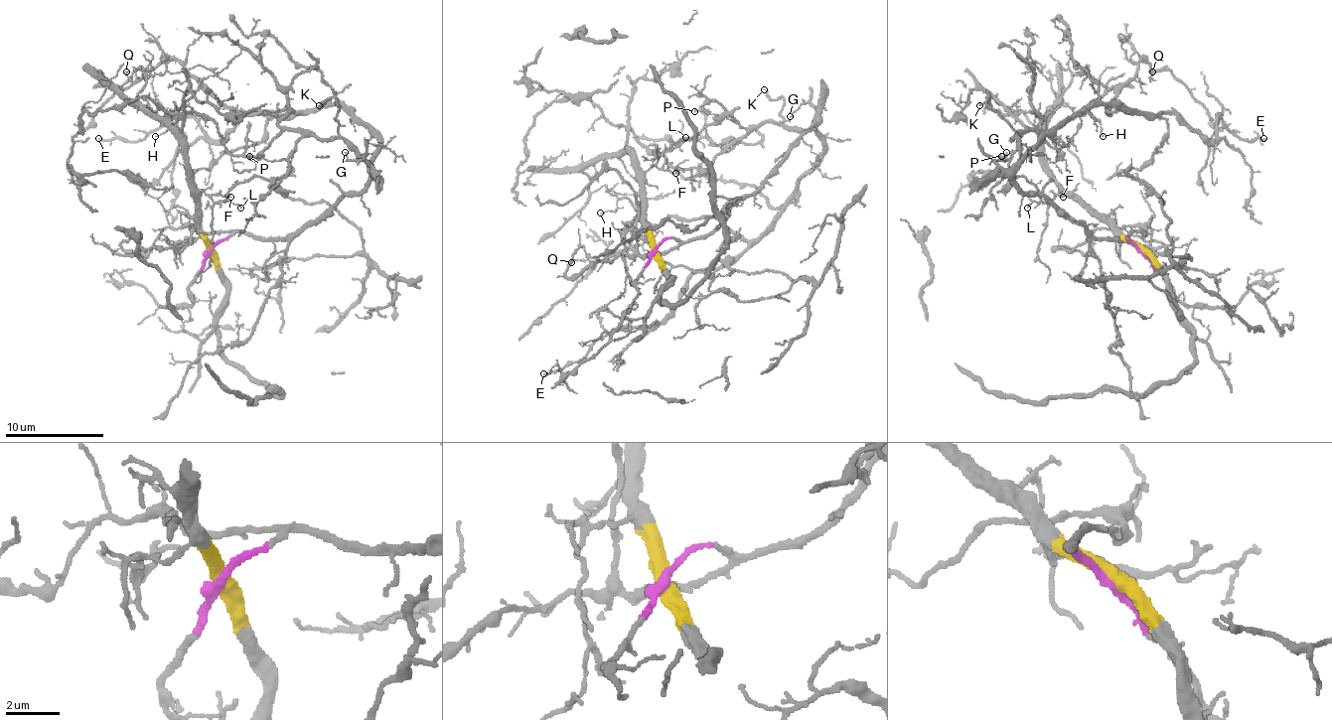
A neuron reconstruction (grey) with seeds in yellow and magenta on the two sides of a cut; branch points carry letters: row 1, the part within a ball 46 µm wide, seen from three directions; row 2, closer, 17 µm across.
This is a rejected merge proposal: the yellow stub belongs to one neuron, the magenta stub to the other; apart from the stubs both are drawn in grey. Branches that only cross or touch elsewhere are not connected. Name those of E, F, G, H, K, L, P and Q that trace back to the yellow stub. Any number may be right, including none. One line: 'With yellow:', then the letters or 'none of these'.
With yellow: F, L

